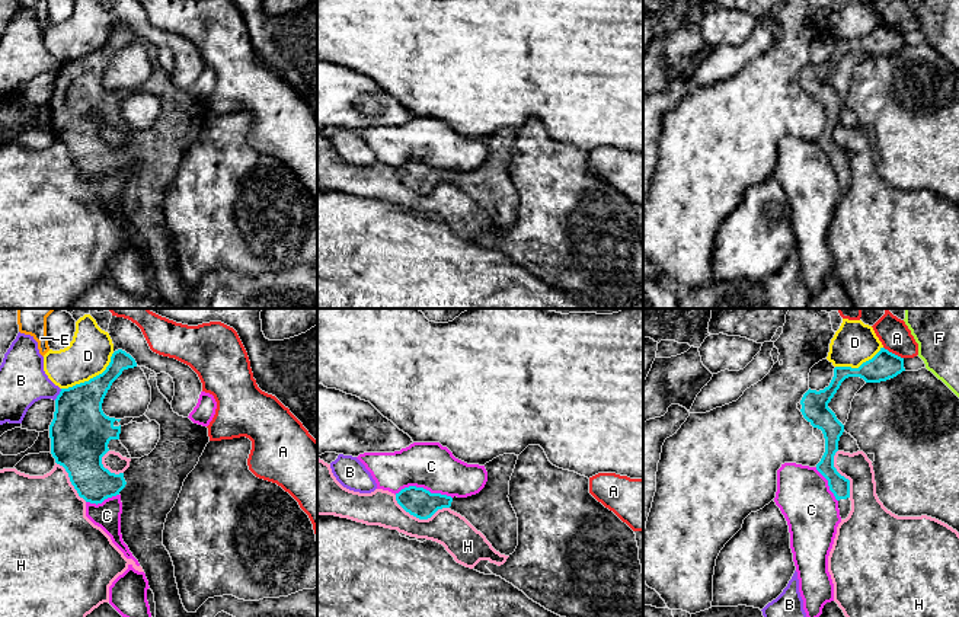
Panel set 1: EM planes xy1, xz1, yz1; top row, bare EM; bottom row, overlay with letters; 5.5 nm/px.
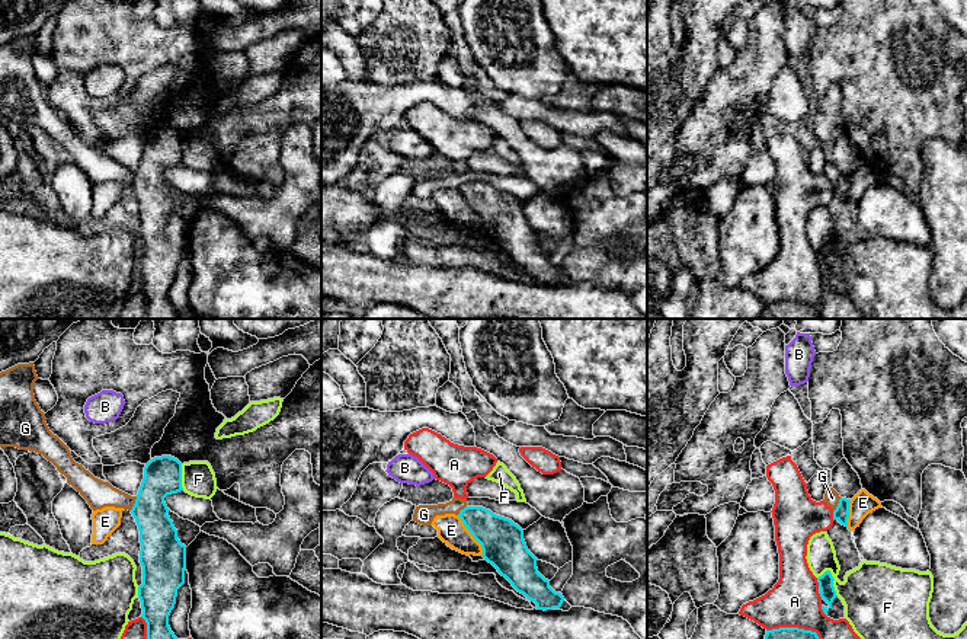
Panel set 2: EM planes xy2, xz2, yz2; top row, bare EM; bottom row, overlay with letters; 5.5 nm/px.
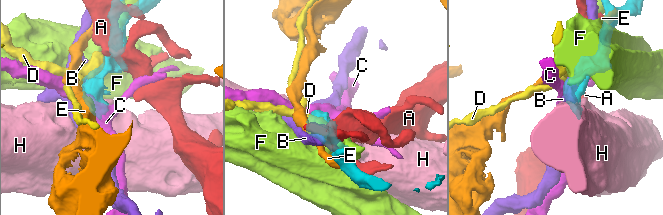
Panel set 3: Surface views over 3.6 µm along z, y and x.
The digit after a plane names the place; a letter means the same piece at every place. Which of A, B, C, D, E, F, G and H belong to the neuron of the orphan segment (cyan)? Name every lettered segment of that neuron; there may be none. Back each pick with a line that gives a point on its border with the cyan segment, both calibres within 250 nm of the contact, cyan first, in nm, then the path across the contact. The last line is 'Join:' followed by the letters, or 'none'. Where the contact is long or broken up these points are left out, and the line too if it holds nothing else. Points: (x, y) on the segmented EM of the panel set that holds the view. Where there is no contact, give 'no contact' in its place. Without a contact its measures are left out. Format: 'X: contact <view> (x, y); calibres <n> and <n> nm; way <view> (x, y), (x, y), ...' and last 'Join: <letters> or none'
Join: none

